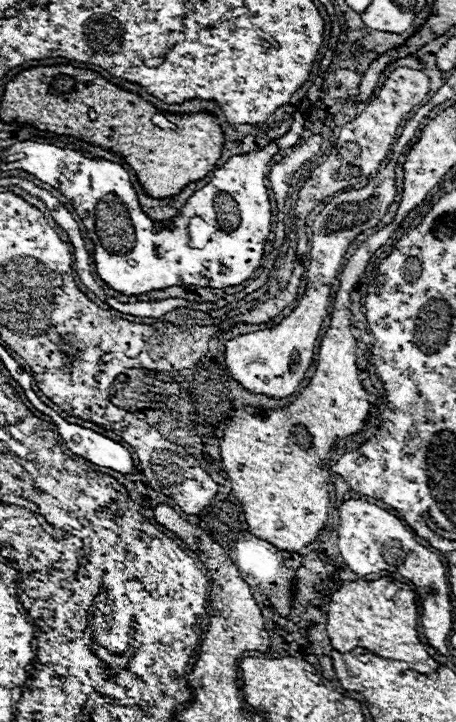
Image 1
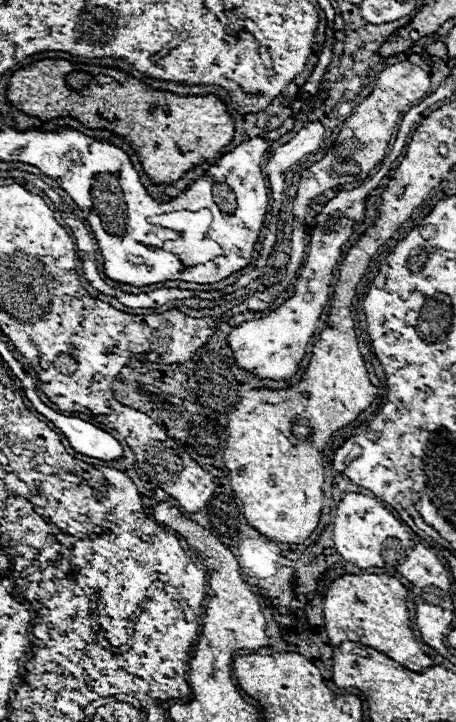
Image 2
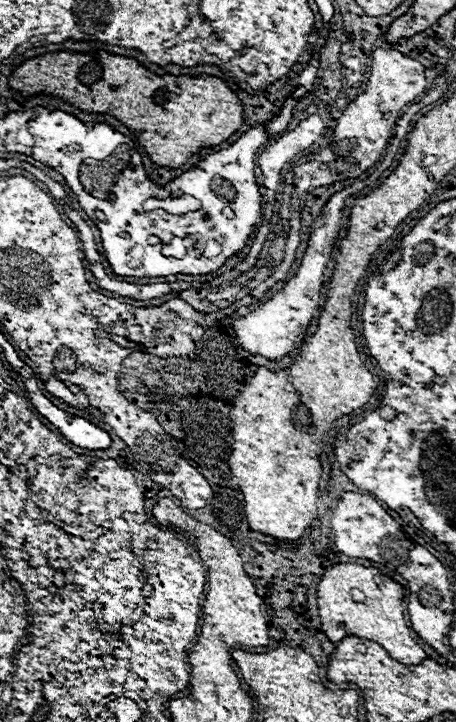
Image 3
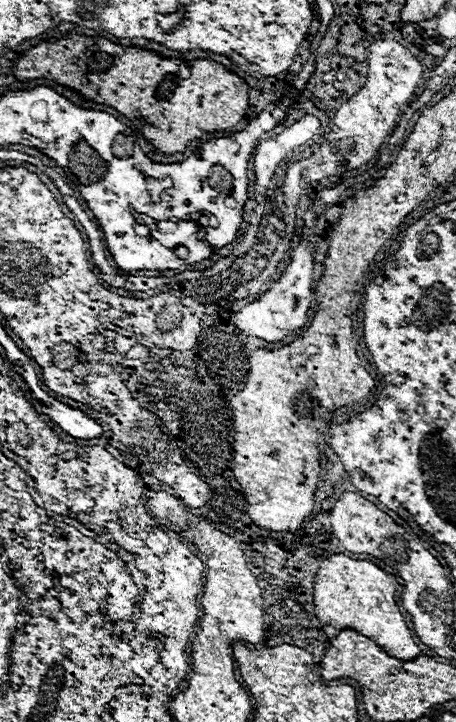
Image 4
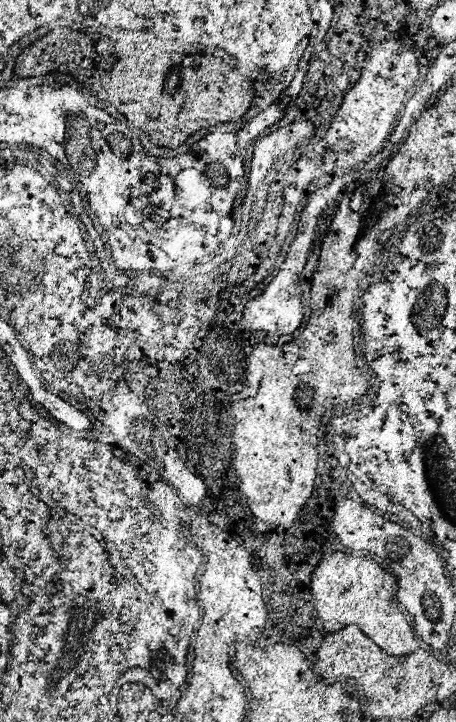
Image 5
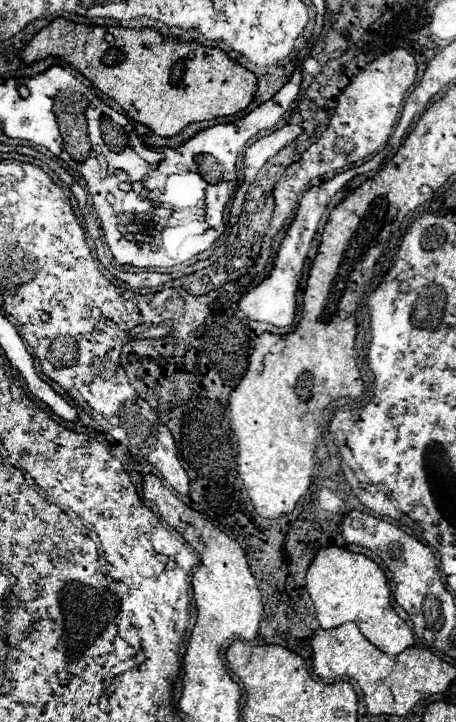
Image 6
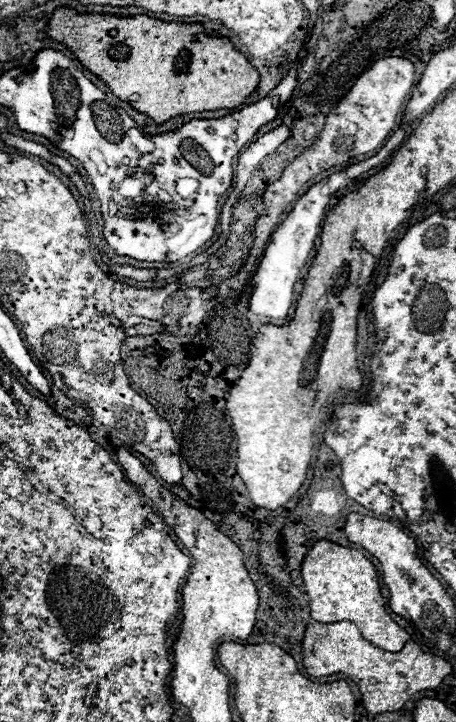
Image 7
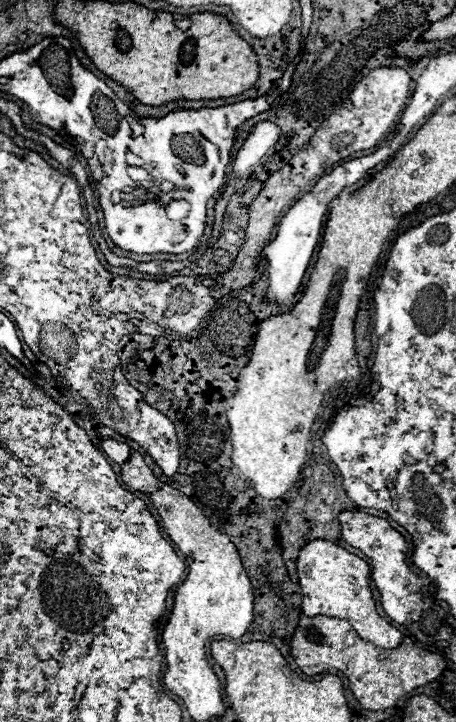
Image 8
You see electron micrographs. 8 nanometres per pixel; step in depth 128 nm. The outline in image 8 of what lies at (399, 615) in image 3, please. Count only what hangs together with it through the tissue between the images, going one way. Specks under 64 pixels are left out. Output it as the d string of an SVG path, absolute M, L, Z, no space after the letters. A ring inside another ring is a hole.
M312 540L300 550L296 564L302 586L302 612L306 616L344 618L358 636L380 648L396 648L402 644L404 634L378 614L370 588L370 566L360 556L350 554L330 540Z

